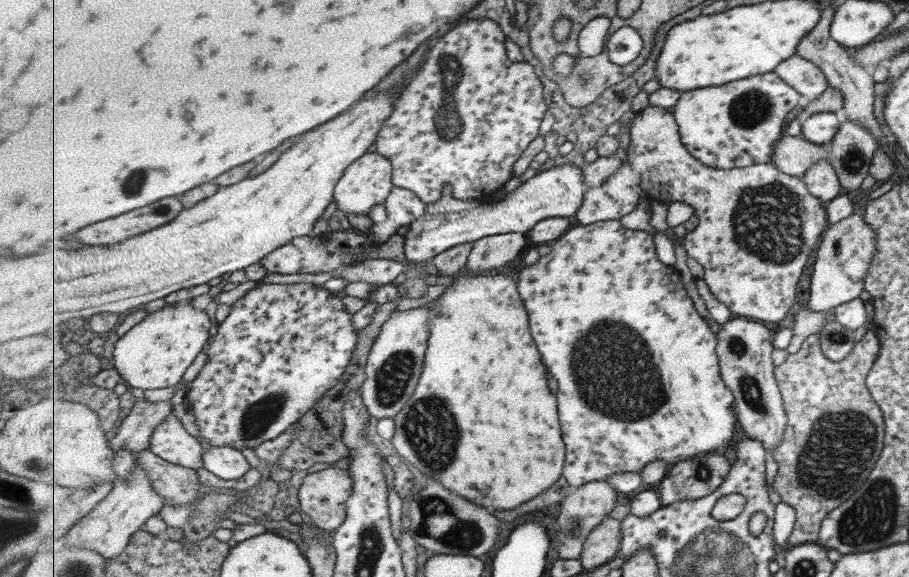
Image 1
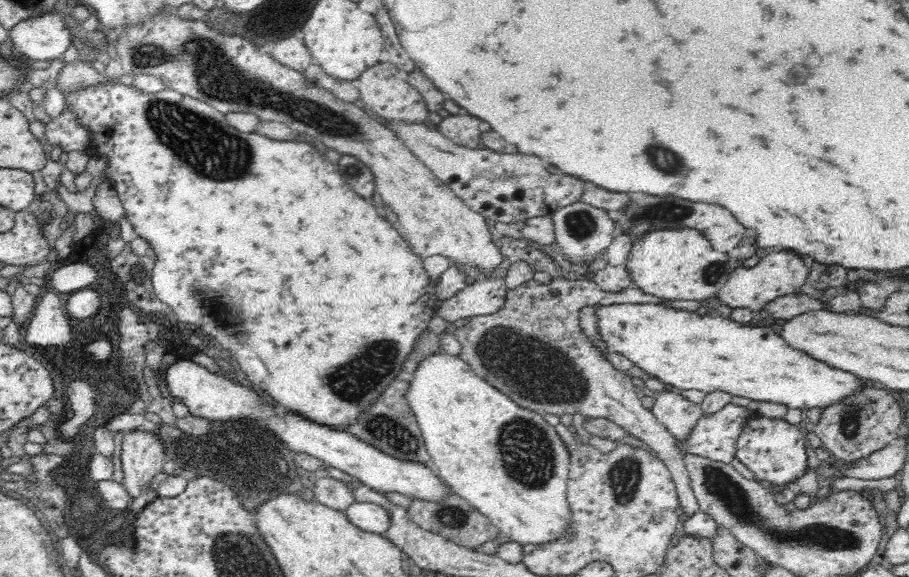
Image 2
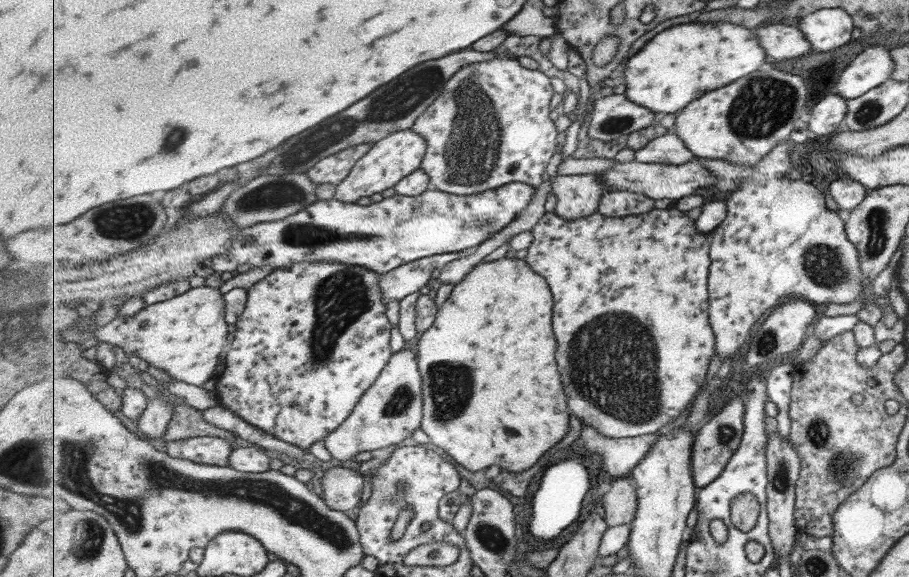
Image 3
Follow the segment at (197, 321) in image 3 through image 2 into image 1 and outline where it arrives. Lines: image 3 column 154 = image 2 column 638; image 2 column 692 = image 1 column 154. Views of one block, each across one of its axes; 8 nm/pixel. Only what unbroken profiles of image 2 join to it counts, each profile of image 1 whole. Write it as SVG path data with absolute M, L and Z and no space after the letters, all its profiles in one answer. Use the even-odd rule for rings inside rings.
M179 303L163 308L146 316L141 324L118 339L112 358L114 367L118 368L126 385L133 388L151 390L175 386L184 379L199 354L205 352L214 331L214 320L207 316L205 310L193 308L192 304Z

